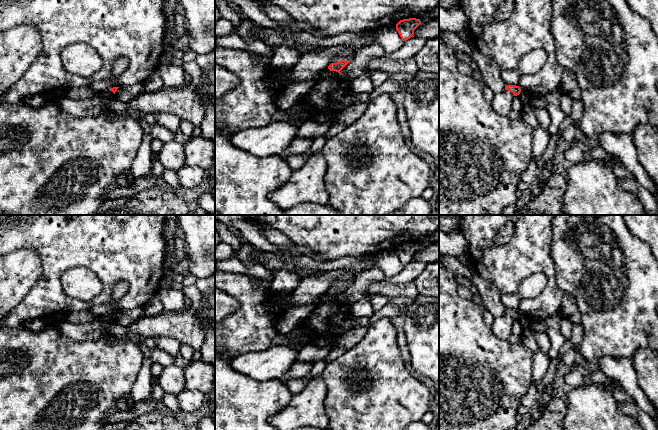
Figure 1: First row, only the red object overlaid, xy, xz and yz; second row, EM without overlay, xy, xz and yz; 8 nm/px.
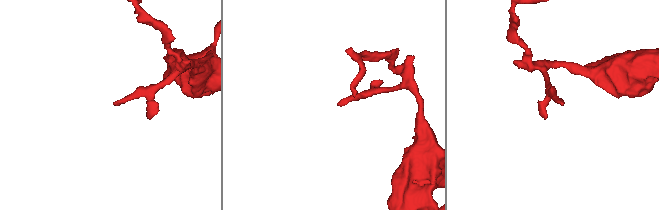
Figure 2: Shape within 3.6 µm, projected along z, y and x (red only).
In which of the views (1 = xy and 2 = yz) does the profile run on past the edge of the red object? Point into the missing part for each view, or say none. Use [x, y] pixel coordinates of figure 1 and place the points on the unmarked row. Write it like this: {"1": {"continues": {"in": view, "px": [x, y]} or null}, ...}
{"1": {"continues": null}, "2": {"continues": null}}

